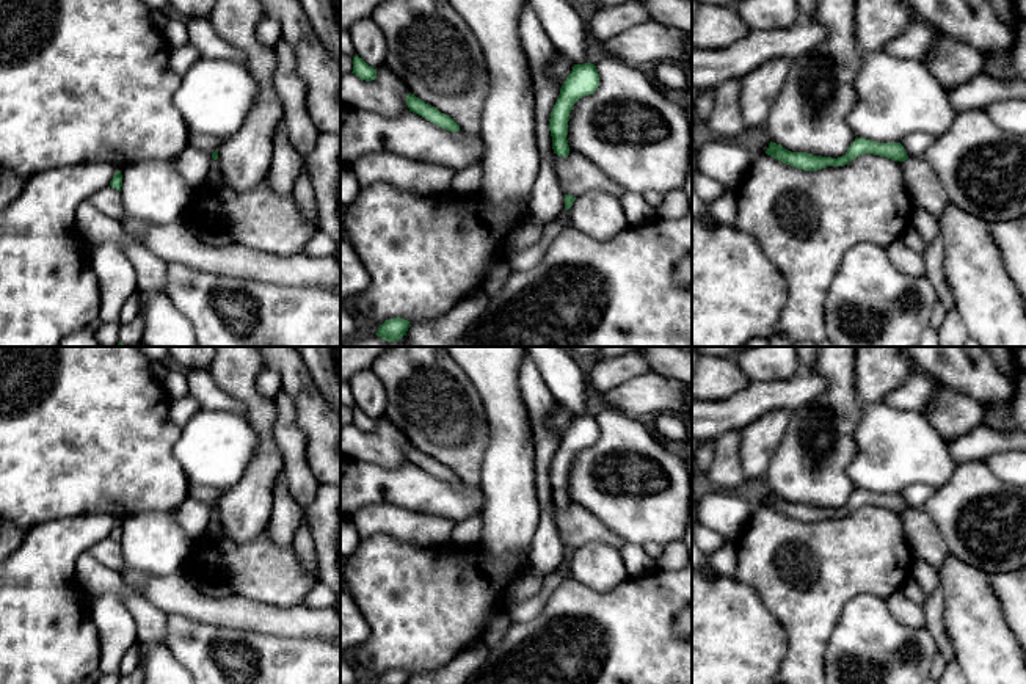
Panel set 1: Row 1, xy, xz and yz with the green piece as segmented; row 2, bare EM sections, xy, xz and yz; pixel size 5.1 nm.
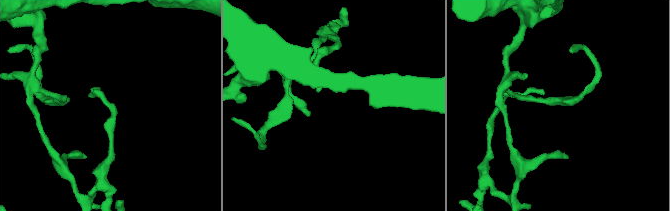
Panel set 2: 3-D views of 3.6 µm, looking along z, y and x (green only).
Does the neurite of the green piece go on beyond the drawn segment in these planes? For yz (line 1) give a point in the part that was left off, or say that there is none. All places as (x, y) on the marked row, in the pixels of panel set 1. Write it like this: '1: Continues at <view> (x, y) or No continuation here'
1: No continuation here

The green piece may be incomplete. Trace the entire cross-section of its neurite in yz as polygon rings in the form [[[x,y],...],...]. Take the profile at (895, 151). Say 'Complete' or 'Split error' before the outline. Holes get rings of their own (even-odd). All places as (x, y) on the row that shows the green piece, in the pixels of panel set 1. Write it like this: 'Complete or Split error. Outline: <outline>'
Complete. Outline: [[[858,136],[850,144],[847,152],[838,158],[820,157],[820,155],[806,154],[806,152],[791,152],[784,149],[781,144],[777,144],[772,141],[769,143],[766,154],[786,165],[791,165],[805,171],[817,171],[827,166],[844,166],[863,154],[888,157],[894,162],[905,162],[908,158],[900,143],[877,143],[877,141],[858,138]]]

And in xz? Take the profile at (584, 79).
Complete. Outline: [[[574,64],[571,74],[560,88],[558,99],[551,111],[549,130],[552,149],[558,157],[568,157],[568,121],[573,105],[584,96],[593,94],[599,86],[599,74],[595,64]]]

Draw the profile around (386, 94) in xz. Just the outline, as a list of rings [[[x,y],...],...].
[[[384,64],[372,82],[355,74],[340,78],[340,105],[355,110],[378,113],[386,118],[408,113],[408,86]]]

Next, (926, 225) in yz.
[[[915,207],[911,212],[911,224],[916,227],[926,246],[930,245],[940,234],[938,220],[922,207]]]

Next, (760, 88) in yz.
[[[772,58],[747,74],[740,83],[740,111],[744,127],[766,124],[772,104],[777,100],[788,77],[792,60]]]

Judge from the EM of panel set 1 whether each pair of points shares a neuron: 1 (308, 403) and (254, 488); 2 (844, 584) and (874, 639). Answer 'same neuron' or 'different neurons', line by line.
1: different neurons
2: different neurons

